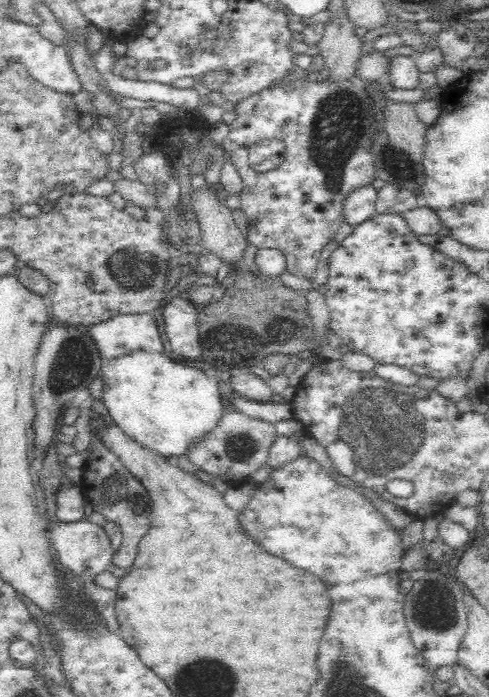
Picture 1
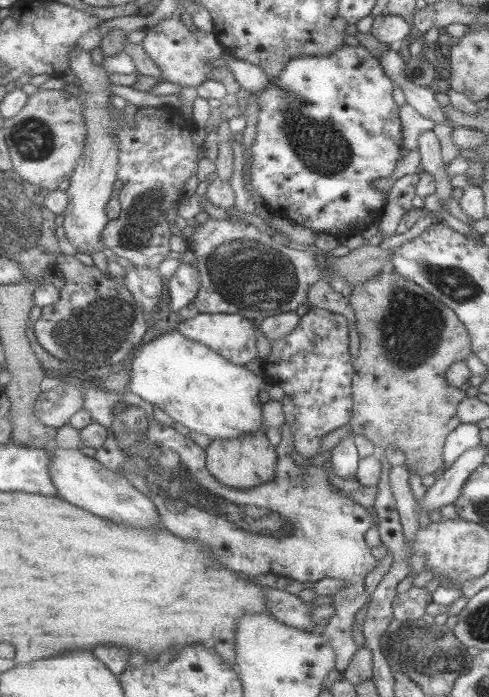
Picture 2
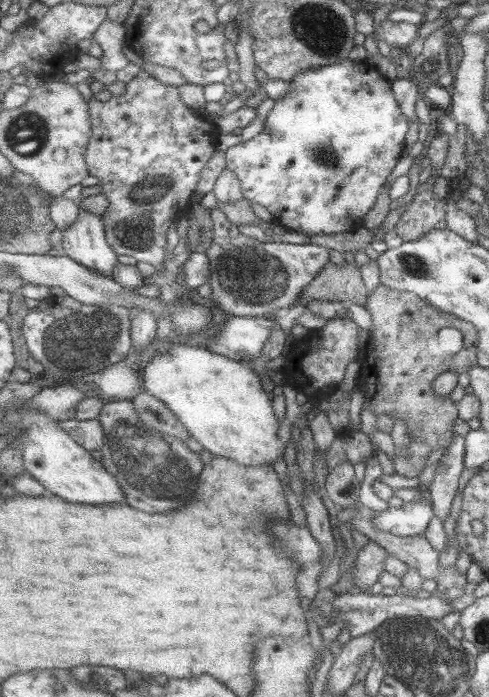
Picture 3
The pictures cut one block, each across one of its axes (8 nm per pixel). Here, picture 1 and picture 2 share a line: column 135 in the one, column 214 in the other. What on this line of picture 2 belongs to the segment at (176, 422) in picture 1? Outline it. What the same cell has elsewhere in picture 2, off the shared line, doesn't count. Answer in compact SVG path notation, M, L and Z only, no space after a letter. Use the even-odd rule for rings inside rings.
M179 330L171 334L149 337L140 345L140 351L133 359L133 375L129 392L149 400L155 407L163 408L171 418L189 430L205 434L211 442L227 439L241 439L266 427L263 425L263 402L259 400L261 390L269 383L265 373L255 374L244 365L235 364L228 357L184 336Z

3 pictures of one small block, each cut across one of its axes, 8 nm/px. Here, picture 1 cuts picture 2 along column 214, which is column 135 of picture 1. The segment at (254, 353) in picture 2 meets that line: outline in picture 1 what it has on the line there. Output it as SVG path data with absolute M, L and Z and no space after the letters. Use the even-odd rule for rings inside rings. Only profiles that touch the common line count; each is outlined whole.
M150 313L115 316L85 329L103 360L136 349L163 352L158 327Z

